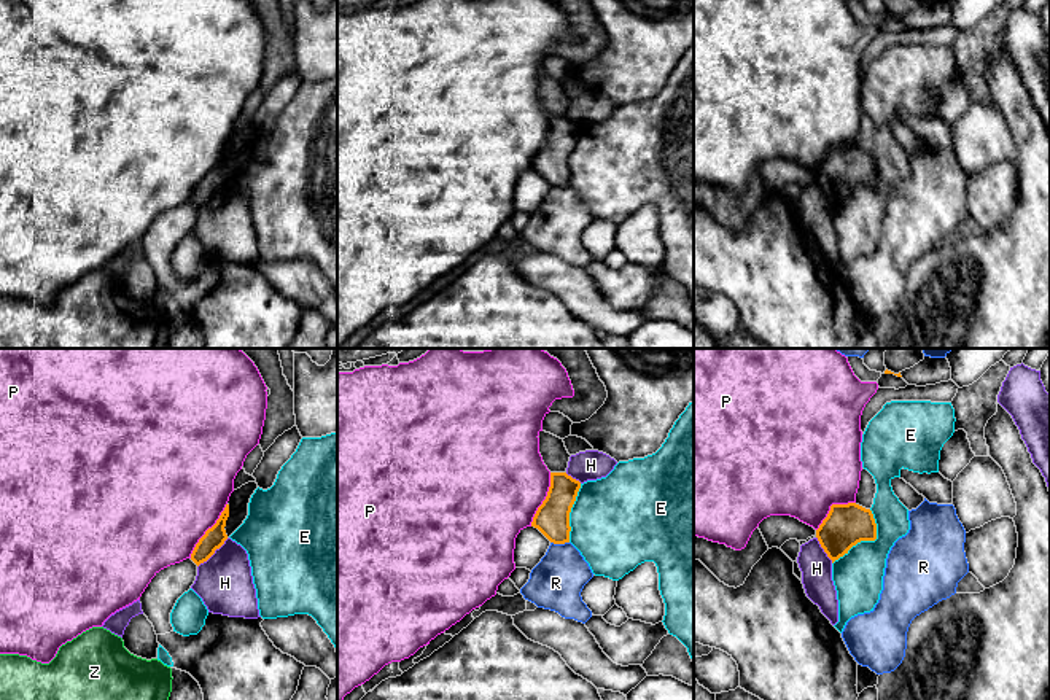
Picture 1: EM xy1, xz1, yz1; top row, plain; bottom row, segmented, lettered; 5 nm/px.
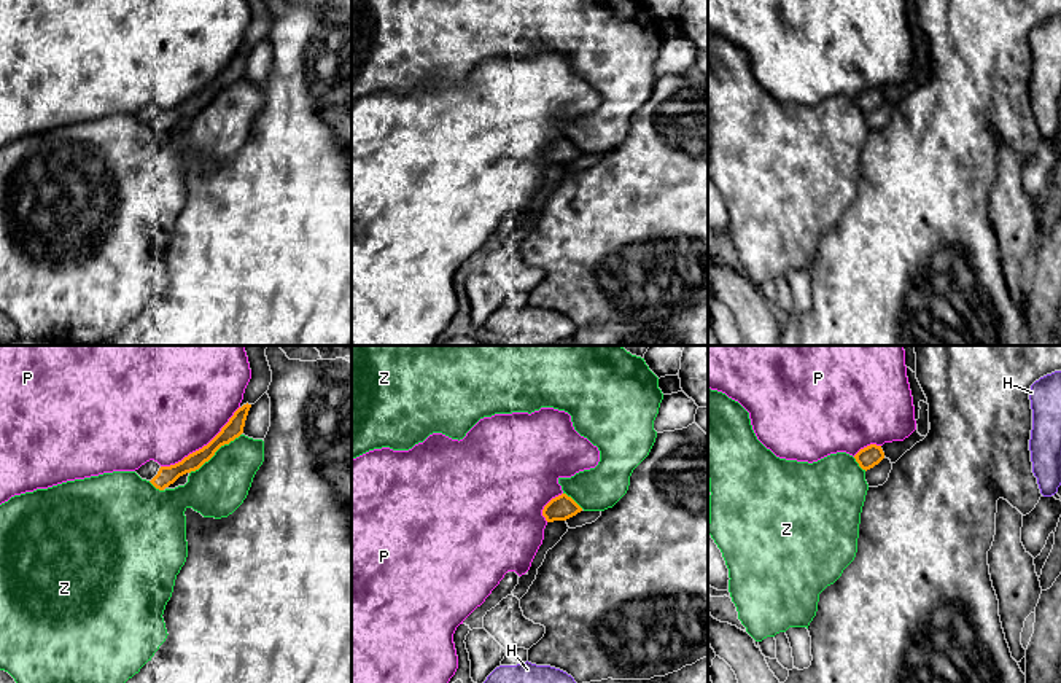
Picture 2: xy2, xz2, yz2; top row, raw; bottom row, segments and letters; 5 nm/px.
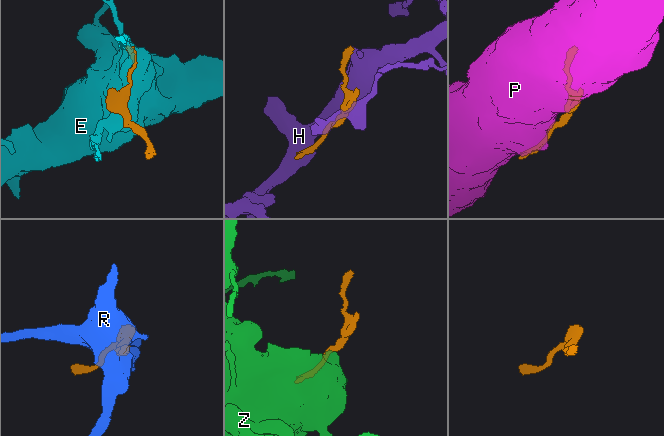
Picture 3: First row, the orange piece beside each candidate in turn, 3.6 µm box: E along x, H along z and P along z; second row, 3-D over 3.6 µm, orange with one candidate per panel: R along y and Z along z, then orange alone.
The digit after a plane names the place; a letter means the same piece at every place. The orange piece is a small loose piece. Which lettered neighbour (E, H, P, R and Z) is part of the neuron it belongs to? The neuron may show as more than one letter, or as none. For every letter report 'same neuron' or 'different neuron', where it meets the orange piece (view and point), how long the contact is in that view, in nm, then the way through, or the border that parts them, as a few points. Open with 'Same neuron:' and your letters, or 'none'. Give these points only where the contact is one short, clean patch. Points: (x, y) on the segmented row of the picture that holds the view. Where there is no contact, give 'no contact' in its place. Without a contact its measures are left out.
Same neuron: none
E: different neuron; contact yz1 (867, 540); length 340 nm
H: different neuron; contact xy1 (212, 554); length 220 nm; border xy1 (228, 538), (198, 567)
P: different neuron; contact xy2 (204, 446); length 500 nm
R: different neuron; contact xz1 (560, 543); length 100 nm
Z: different neuron; contact xy2 (215, 451); length 340 nm

